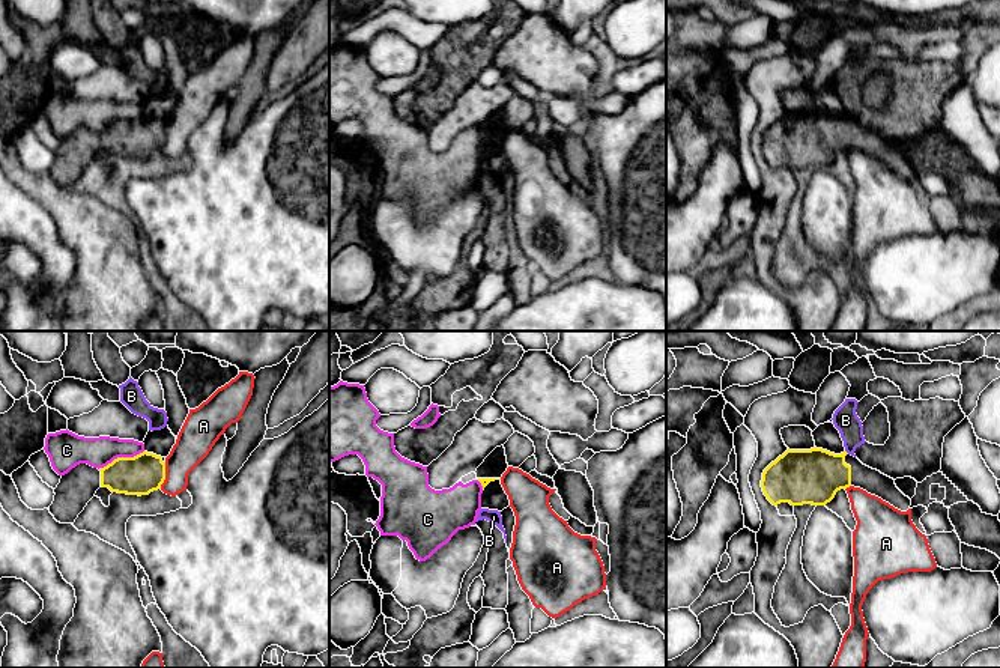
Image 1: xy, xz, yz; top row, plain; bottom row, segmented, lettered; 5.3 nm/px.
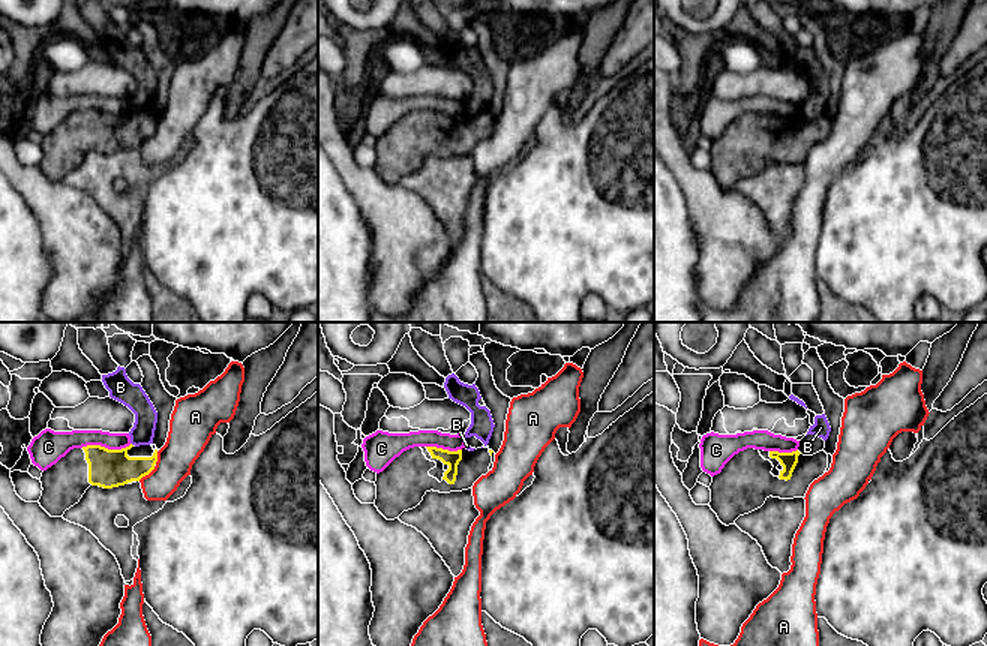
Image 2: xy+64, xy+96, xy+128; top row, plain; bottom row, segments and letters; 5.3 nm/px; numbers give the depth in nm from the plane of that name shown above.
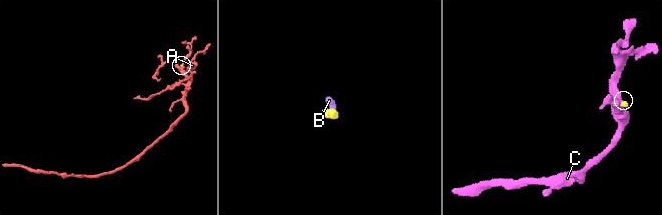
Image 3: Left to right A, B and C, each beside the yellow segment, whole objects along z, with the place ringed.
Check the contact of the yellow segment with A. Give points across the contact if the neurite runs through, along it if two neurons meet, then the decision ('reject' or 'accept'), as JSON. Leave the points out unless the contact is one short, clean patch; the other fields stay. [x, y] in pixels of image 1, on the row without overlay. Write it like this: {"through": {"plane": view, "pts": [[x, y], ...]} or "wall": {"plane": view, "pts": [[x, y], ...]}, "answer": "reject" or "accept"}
{"wall": {"plane": "xy", "pts": [[166, 125], [166, 142], [160, 151]]}, "answer": "reject"}

